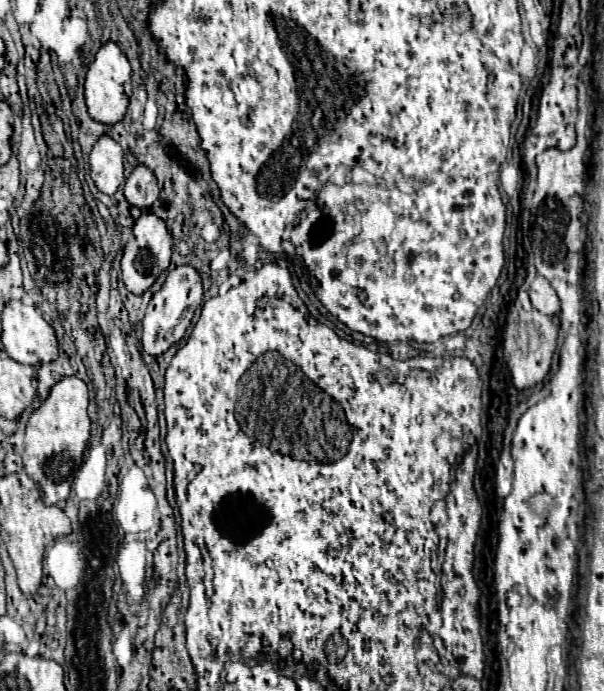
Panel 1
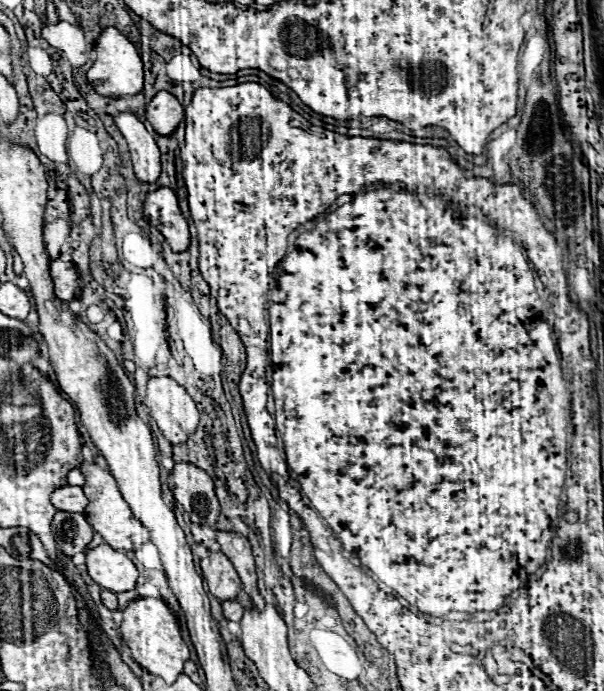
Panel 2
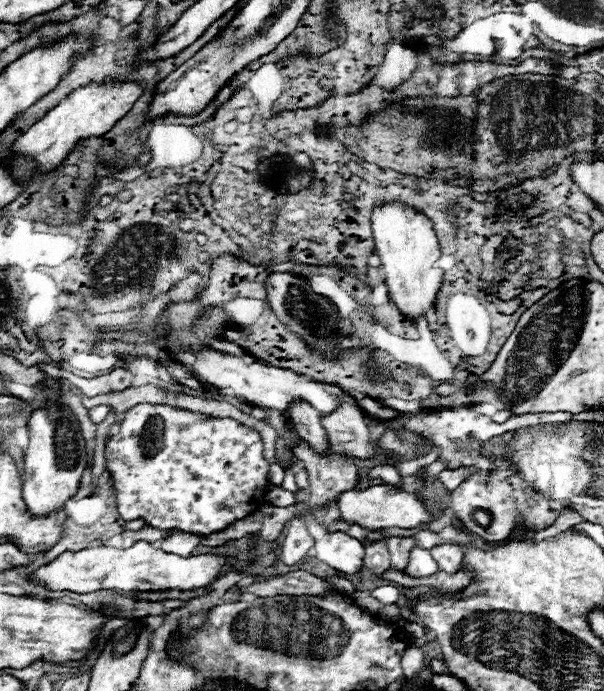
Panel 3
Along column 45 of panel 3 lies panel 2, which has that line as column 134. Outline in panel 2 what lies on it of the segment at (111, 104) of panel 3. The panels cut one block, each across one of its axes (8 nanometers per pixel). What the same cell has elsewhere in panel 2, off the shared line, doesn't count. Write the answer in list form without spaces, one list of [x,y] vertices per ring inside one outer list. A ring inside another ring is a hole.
[[[120,112],[114,120],[128,142],[138,180],[146,184],[154,184],[160,176],[160,150],[154,138],[146,132],[144,124],[134,114]]]

